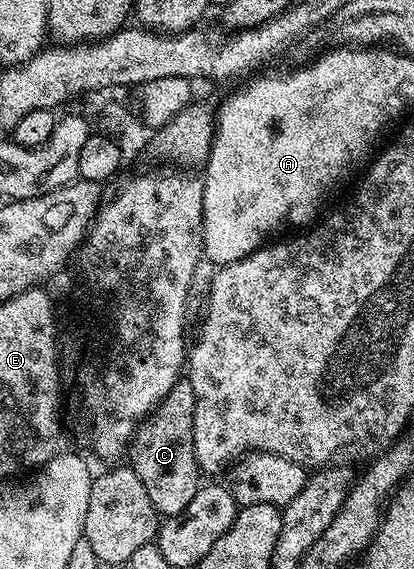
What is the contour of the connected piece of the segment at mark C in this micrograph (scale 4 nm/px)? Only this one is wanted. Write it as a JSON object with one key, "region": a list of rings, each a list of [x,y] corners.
{"region":[[[179,380],[163,396],[163,400],[141,419],[127,451],[128,465],[139,476],[143,488],[158,515],[168,516],[183,512],[199,489],[197,457],[193,447],[195,424],[195,392],[187,380]]]}

